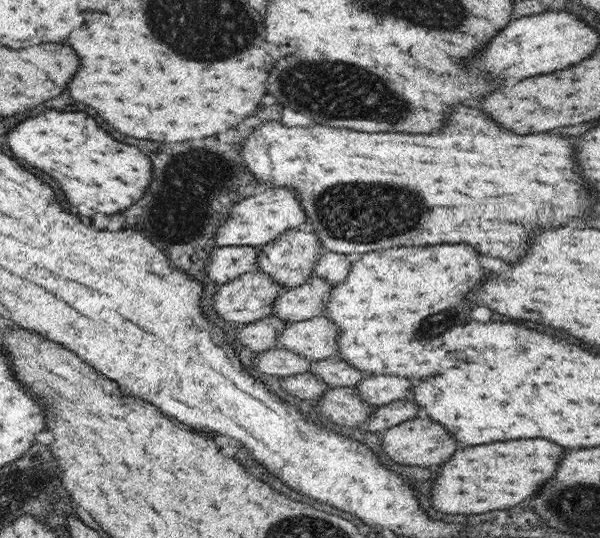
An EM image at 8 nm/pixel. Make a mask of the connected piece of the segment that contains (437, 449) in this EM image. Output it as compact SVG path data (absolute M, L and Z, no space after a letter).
M427 418L405 420L383 431L379 437L381 437L381 450L387 454L389 460L409 466L441 464L443 460L449 460L449 456L457 450L455 438L451 438L441 424L435 424L433 420L429 422Z

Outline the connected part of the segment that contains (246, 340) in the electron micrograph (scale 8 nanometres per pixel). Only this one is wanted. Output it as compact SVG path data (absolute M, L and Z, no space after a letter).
M269 316L239 325L237 338L242 346L253 352L263 352L276 347L276 336L286 327L283 319Z

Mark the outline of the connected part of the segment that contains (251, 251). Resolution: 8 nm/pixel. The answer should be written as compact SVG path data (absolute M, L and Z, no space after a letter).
M250 246L214 247L208 263L205 263L205 275L217 285L239 279L239 276L256 270L257 253L257 248Z

